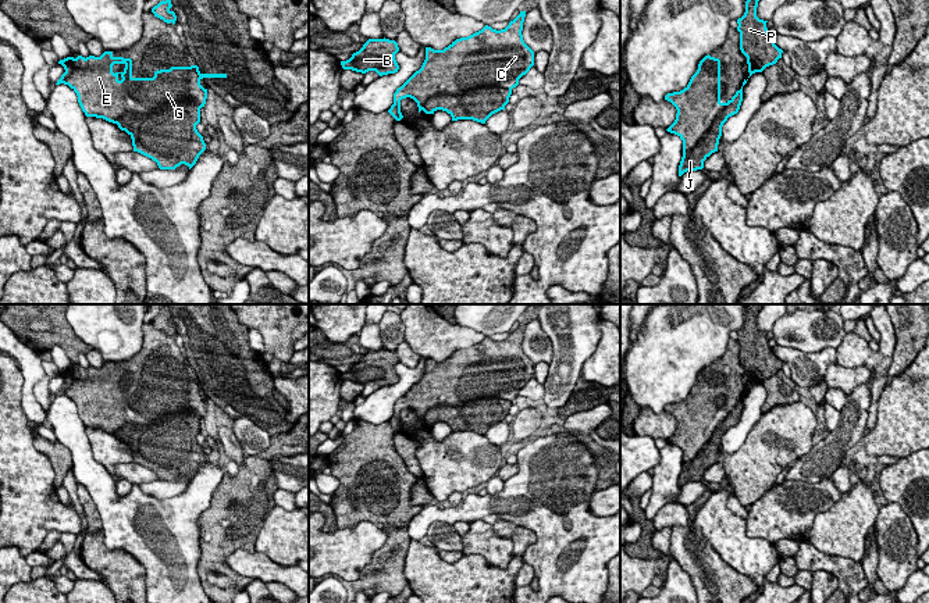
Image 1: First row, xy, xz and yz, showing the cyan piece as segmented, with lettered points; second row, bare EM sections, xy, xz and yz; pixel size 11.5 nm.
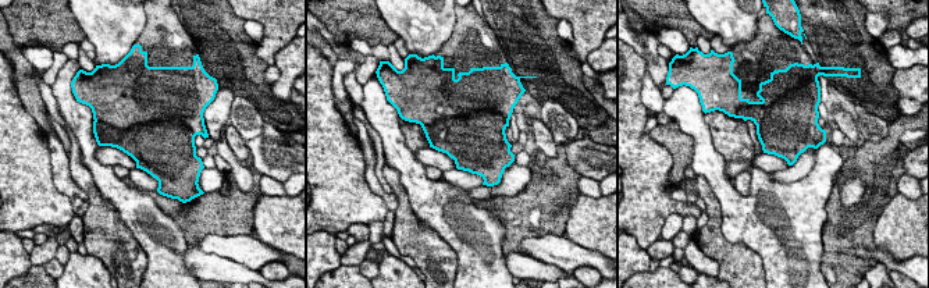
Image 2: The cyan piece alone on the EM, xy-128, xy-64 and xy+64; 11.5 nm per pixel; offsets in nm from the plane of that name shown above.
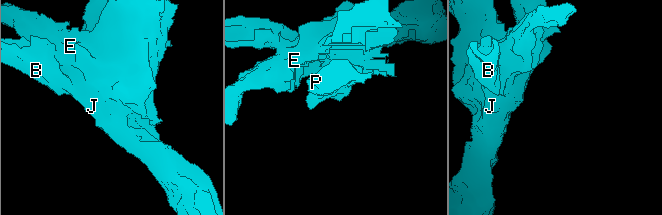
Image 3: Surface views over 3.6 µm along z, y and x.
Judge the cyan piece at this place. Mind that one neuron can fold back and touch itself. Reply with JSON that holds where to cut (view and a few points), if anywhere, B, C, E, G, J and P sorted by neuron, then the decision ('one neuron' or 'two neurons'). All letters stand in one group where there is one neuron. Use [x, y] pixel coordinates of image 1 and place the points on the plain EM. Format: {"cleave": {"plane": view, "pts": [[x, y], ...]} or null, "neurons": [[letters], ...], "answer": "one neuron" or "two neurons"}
{"cleave": {"plane": "xz", "pts": [[511, 399], [484, 398], [455, 405], [435, 405], [422, 420]]}, "neurons": [["B", "J", "P"], ["C", "E", "G"]], "answer": "two neurons"}

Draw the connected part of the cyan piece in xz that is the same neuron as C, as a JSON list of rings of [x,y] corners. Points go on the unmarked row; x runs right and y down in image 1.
[[[526,322],[509,333],[505,340],[496,342],[485,336],[481,342],[452,353],[444,361],[426,358],[426,371],[401,399],[394,404],[394,415],[388,424],[396,431],[403,429],[401,424],[401,411],[410,408],[417,414],[419,424],[435,406],[456,406],[458,403],[470,403],[471,400],[484,400],[485,397],[505,397],[513,400],[519,390],[534,377],[534,363],[523,352],[523,333]]]

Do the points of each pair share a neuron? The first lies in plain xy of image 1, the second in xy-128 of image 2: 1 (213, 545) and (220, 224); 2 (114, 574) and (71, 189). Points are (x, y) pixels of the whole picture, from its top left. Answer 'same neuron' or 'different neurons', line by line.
1: same neuron
2: different neurons

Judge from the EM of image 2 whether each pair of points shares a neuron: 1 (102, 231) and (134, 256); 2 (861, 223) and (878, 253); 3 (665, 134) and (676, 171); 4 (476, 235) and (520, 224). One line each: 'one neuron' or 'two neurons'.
1: one neuron
2: two neurons
3: one neuron
4: two neurons

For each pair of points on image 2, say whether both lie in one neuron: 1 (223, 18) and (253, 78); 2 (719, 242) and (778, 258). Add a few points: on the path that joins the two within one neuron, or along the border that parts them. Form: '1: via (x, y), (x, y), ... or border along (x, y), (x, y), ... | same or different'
1: via (223, 34), (223, 46), (239, 63) | same
2: border along (725, 237), (753, 249), (761, 258), (765, 273) | different

